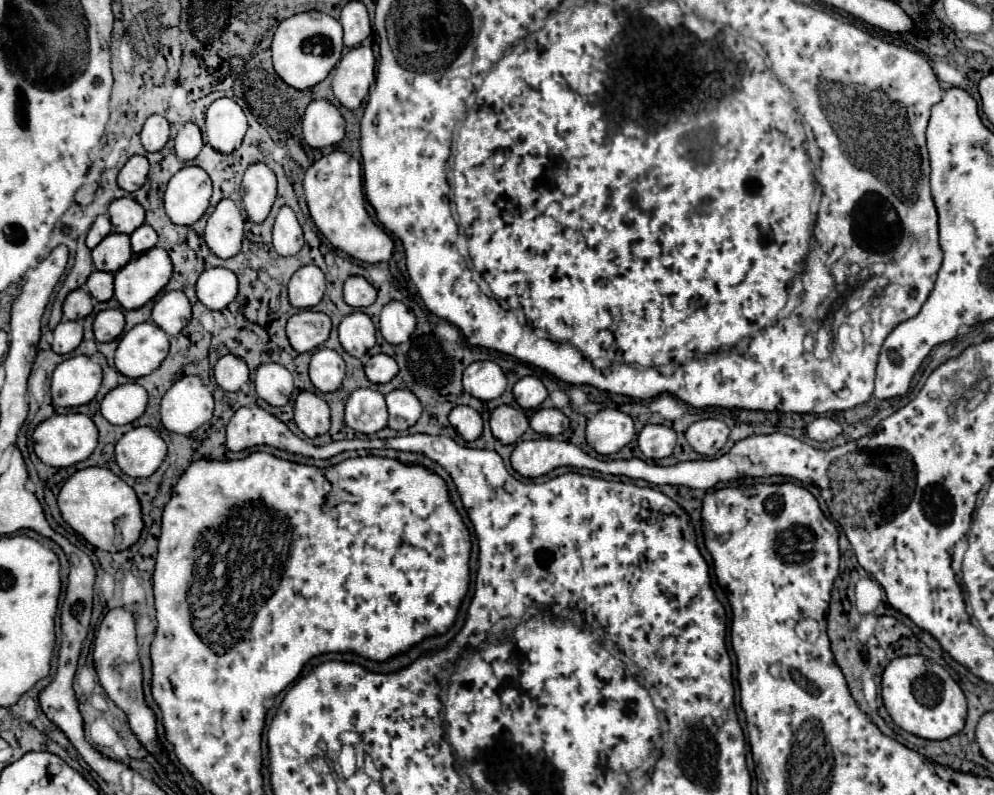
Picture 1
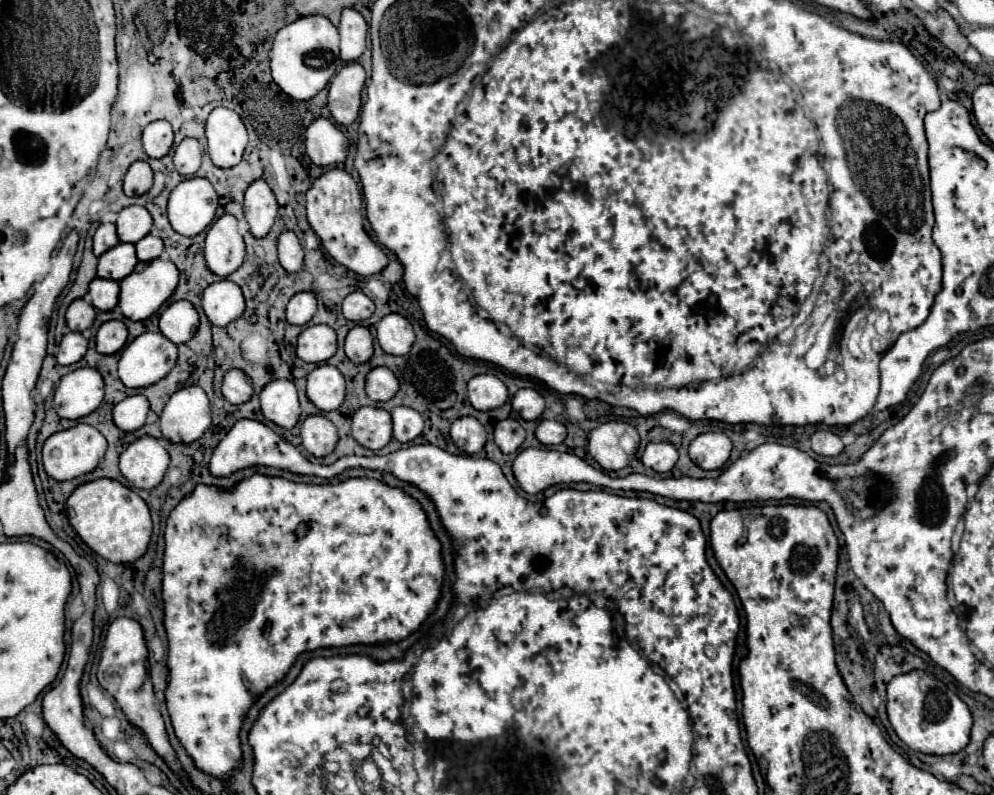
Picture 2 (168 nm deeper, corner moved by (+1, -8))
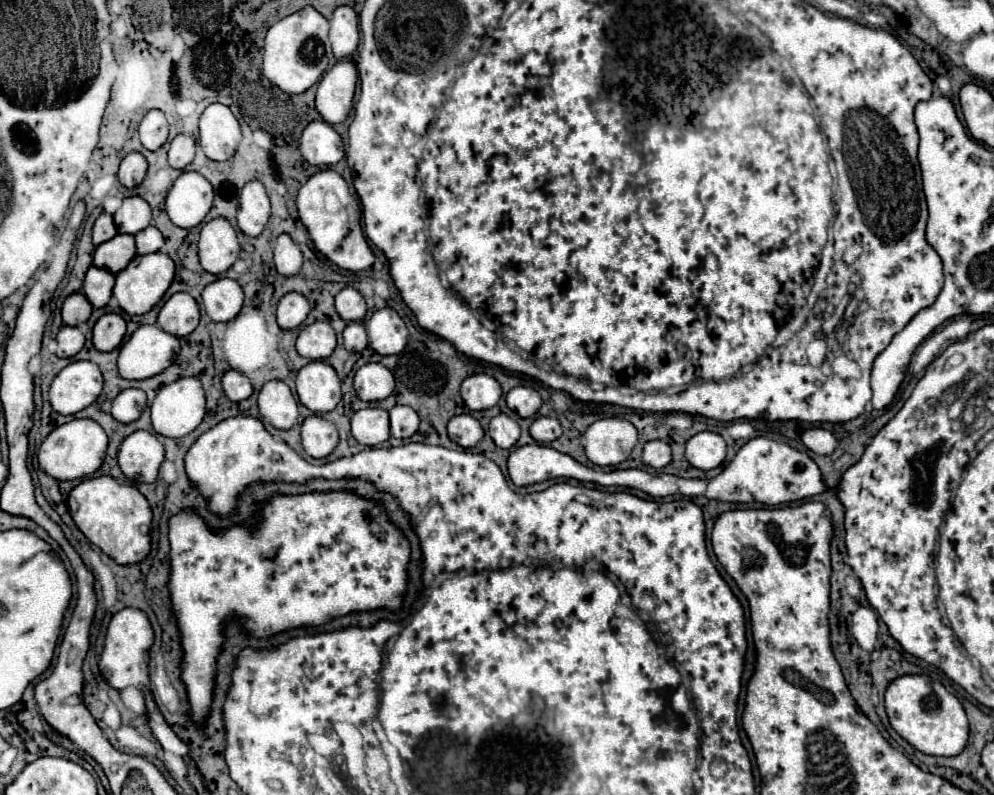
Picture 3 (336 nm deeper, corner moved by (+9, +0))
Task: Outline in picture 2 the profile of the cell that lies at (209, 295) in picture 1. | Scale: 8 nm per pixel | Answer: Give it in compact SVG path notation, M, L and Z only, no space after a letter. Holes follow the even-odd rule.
M221 280L207 286L203 292L203 310L213 326L227 326L245 310L241 288L231 280Z

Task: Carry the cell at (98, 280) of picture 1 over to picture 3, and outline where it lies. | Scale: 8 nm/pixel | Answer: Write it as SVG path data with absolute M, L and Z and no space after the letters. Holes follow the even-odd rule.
M91 266L85 274L83 292L95 308L101 308L109 302L111 292L113 292L113 284L115 284L115 276L109 274L109 270L101 270L101 268Z

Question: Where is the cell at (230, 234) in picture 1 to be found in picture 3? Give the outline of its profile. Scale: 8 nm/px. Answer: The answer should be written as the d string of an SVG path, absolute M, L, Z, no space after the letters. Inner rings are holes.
M213 218L201 228L199 260L211 274L221 274L233 266L239 256L239 242L227 218Z

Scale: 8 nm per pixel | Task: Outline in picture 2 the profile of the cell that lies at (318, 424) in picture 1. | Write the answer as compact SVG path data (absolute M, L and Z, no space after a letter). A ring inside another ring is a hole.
M307 416L301 426L301 440L307 452L311 452L317 458L325 458L335 450L335 444L339 440L337 428L325 418L325 416Z

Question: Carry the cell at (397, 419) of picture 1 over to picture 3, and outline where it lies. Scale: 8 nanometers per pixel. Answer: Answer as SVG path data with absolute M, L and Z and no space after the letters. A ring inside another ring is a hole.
M395 406L389 410L389 422L391 422L391 436L395 438L409 438L419 428L417 412L411 406Z

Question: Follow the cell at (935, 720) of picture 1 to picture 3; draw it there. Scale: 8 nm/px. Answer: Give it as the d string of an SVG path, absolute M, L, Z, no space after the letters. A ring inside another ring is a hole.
M921 674L899 676L885 690L885 708L893 730L923 754L955 756L967 744L969 724L965 710L941 682L931 682Z

